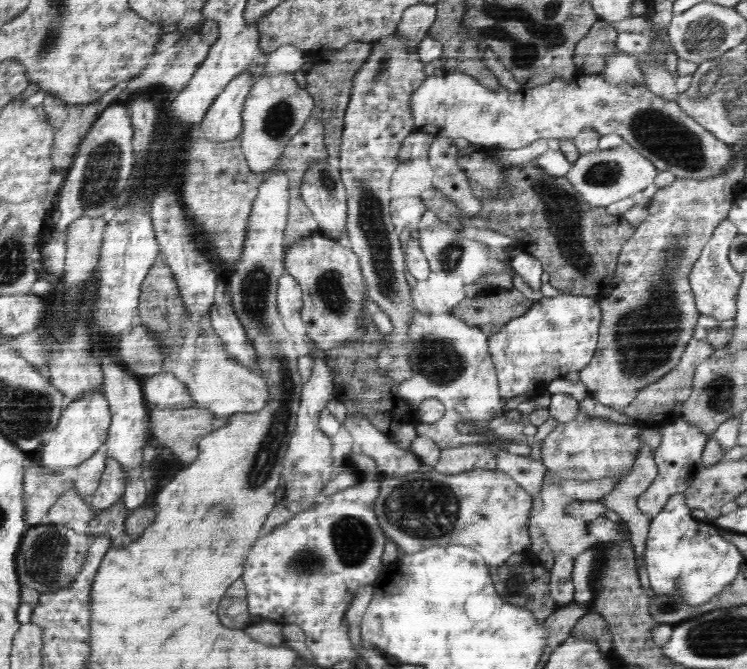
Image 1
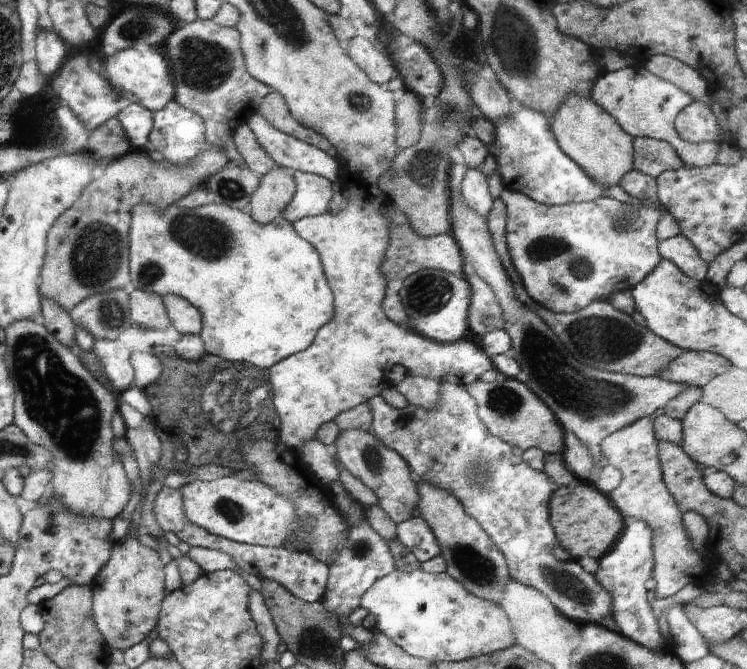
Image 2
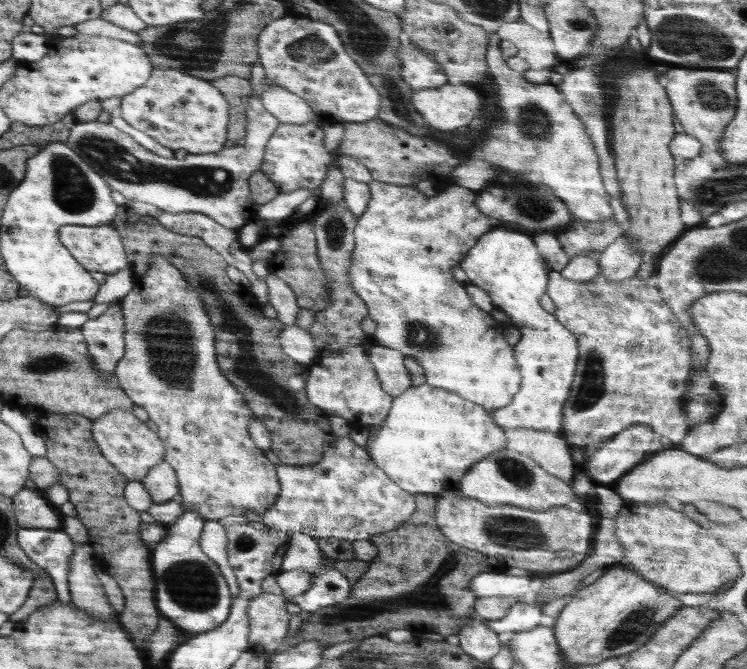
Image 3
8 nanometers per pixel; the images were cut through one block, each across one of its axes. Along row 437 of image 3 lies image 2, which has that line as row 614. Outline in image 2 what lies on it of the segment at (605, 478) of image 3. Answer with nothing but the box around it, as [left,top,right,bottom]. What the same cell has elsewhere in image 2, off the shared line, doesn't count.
[594,516,664,652]

